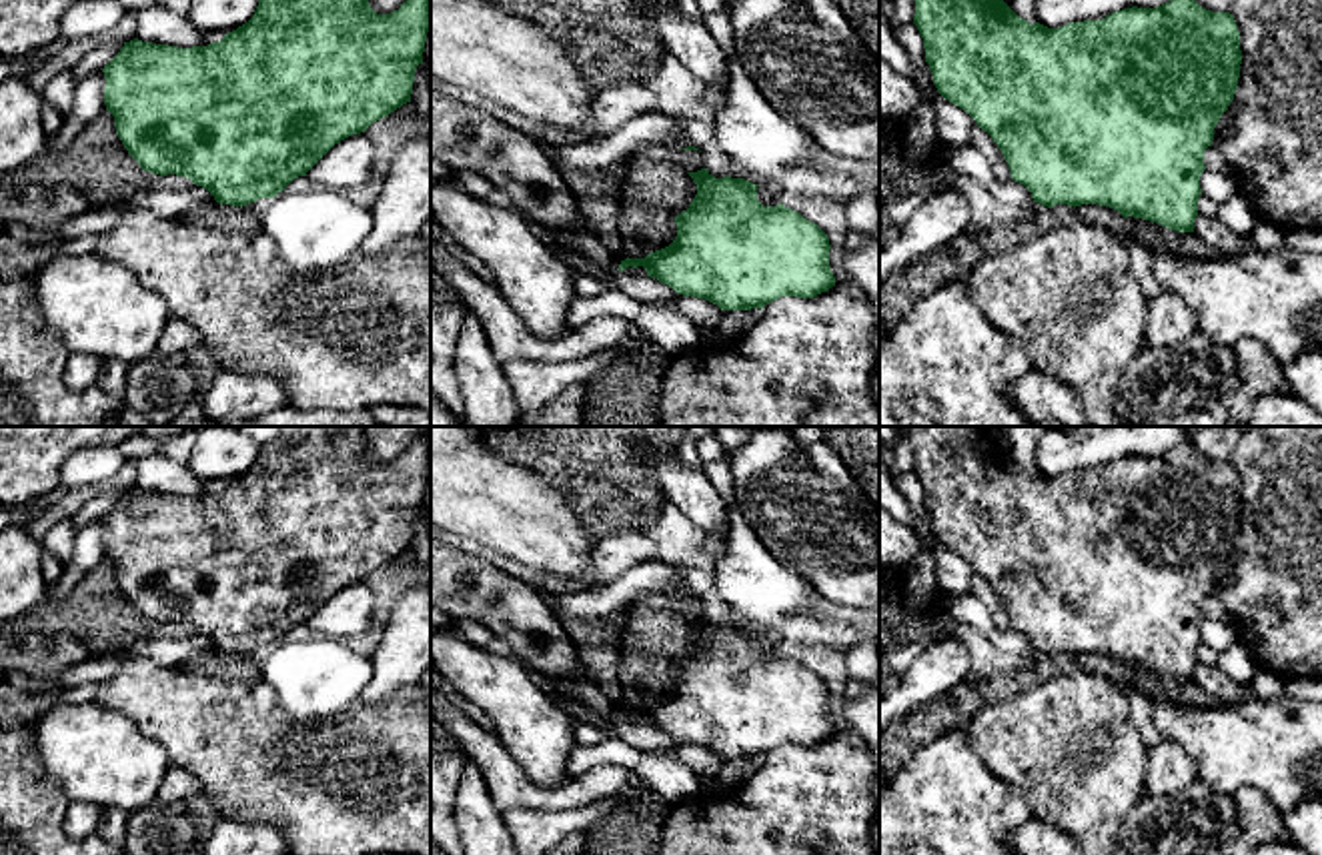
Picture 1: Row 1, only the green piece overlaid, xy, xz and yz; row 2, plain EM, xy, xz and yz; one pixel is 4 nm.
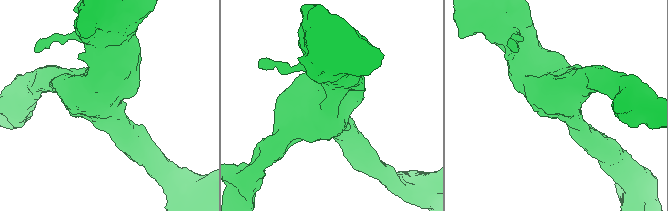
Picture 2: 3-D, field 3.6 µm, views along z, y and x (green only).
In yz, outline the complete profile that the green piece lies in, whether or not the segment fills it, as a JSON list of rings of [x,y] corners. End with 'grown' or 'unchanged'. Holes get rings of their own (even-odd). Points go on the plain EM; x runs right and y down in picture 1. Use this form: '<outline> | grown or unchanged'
[[[903,426],[903,431],[909,435],[915,449],[913,473],[923,487],[925,511],[929,513],[937,541],[965,559],[975,573],[992,585],[1010,615],[1012,629],[1024,633],[1032,641],[1034,651],[1048,657],[1056,653],[1074,657],[1082,653],[1100,653],[1118,659],[1124,667],[1134,665],[1158,671],[1176,681],[1194,681],[1198,647],[1202,643],[1200,625],[1206,619],[1204,601],[1212,595],[1214,577],[1234,549],[1240,527],[1240,481],[1230,461],[1206,459],[1192,445],[1182,443],[1156,457],[1132,455],[1112,461],[1102,469],[1070,471],[1060,477],[1048,477],[1040,471],[1030,473],[1020,467],[996,443],[992,426]]] | unchanged

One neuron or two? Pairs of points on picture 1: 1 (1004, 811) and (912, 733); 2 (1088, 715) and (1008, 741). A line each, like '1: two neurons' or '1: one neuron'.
1: two neurons
2: one neuron

